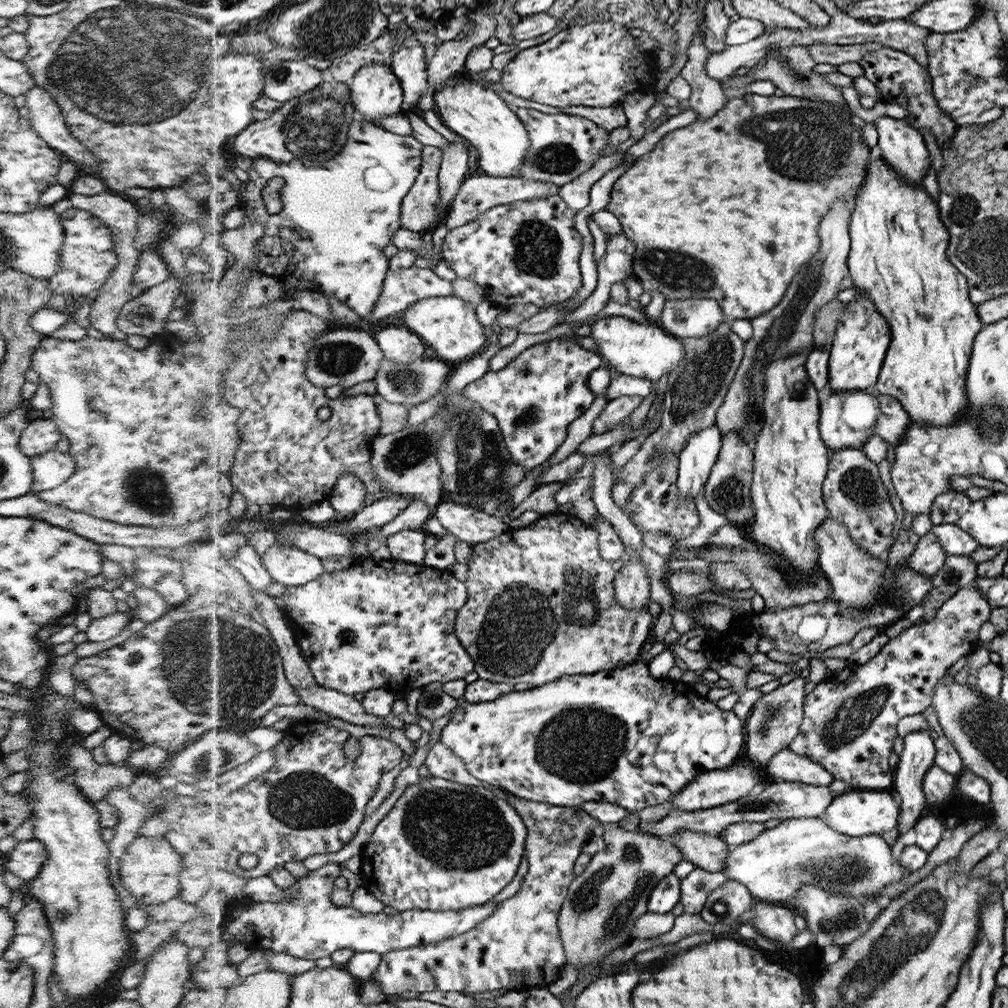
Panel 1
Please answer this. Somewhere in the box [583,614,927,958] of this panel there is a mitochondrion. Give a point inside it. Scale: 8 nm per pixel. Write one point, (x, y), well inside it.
(846, 870)

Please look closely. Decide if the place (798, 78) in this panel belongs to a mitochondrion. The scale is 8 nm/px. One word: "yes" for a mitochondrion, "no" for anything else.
yes

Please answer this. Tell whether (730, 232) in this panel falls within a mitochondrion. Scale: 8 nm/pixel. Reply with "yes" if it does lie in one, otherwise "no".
no

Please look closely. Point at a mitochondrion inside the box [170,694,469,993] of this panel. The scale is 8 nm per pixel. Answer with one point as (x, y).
(301, 800)

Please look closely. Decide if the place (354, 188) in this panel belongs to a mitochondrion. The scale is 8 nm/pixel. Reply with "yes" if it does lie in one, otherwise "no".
no

